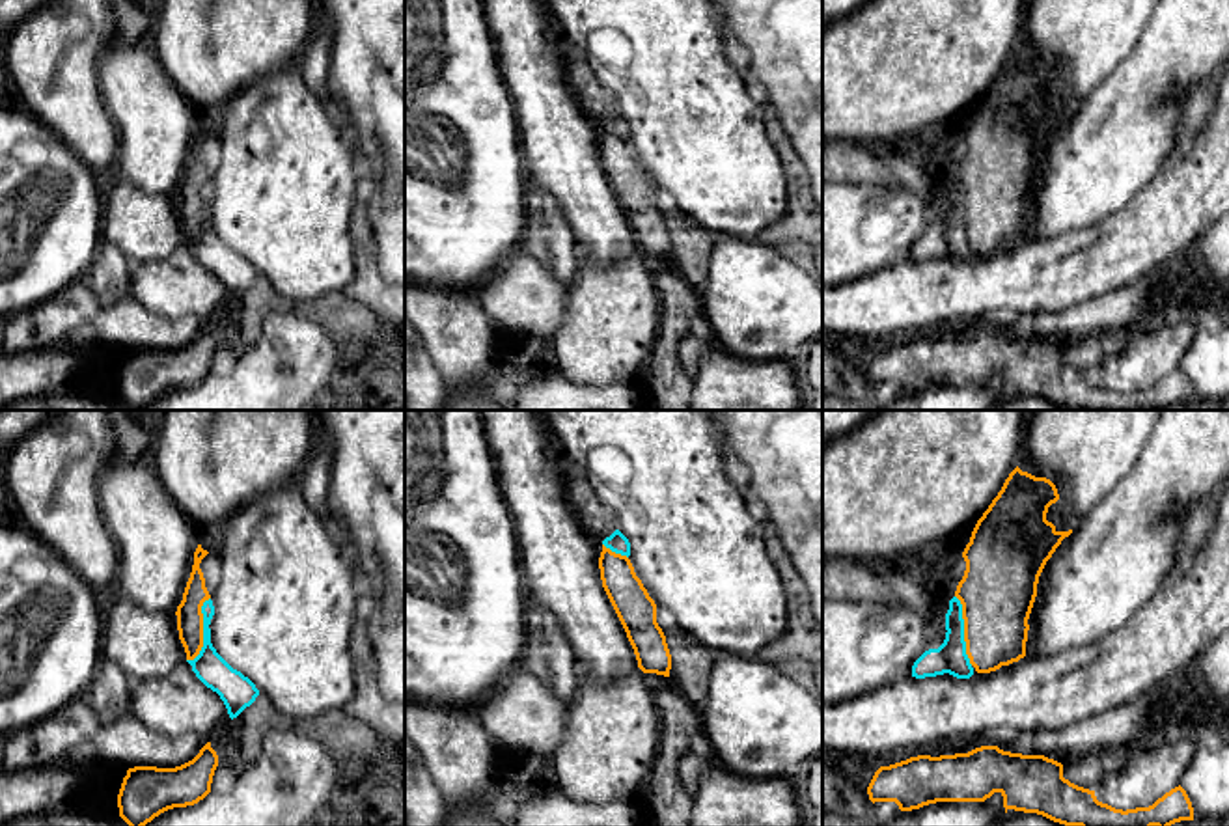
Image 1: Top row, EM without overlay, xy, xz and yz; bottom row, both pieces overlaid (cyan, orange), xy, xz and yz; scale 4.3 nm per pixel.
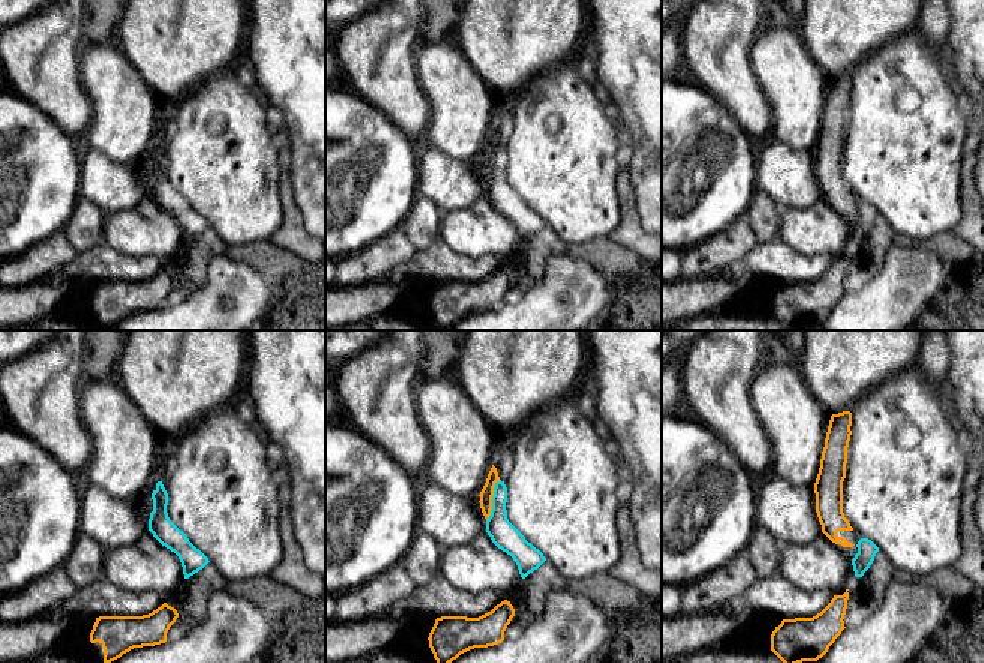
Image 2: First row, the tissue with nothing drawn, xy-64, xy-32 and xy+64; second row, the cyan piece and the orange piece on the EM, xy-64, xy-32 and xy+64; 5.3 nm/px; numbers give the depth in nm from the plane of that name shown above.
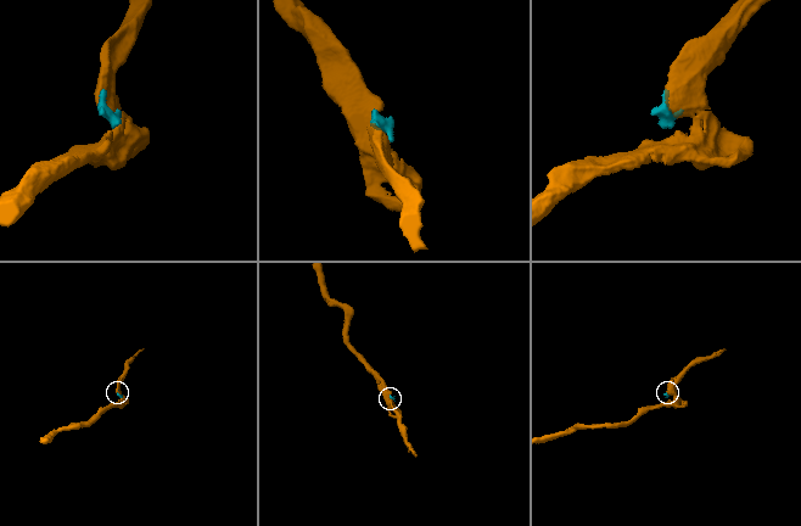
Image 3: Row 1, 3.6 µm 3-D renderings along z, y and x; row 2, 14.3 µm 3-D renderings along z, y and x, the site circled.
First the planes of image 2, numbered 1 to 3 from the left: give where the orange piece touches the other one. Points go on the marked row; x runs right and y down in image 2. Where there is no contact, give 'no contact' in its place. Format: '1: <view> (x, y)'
1: no contact
2: xy-32 (492, 500)
3: no contact

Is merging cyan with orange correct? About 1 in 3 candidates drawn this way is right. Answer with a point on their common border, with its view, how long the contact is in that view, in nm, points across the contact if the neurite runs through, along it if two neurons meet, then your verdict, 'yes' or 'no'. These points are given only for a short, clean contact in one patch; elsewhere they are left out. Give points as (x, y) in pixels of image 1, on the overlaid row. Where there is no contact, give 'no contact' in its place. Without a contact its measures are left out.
xy (204, 631) | 300 nm | along xy (209, 597), (202, 606), (202, 649), (187, 660) | no

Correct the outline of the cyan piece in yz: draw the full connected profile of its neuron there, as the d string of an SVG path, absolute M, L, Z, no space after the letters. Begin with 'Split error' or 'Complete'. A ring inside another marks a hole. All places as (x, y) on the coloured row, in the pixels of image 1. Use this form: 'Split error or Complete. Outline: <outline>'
Split error. Outline: M957 597L949 600L946 613L946 634L929 632L931 649L912 666L912 677L925 679L949 673L957 679L970 679L974 668L966 654L962 604Z

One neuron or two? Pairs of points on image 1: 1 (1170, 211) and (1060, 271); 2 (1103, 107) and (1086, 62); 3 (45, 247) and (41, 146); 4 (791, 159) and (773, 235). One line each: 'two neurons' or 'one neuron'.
1: one neuron
2: two neurons
3: one neuron
4: one neuron

